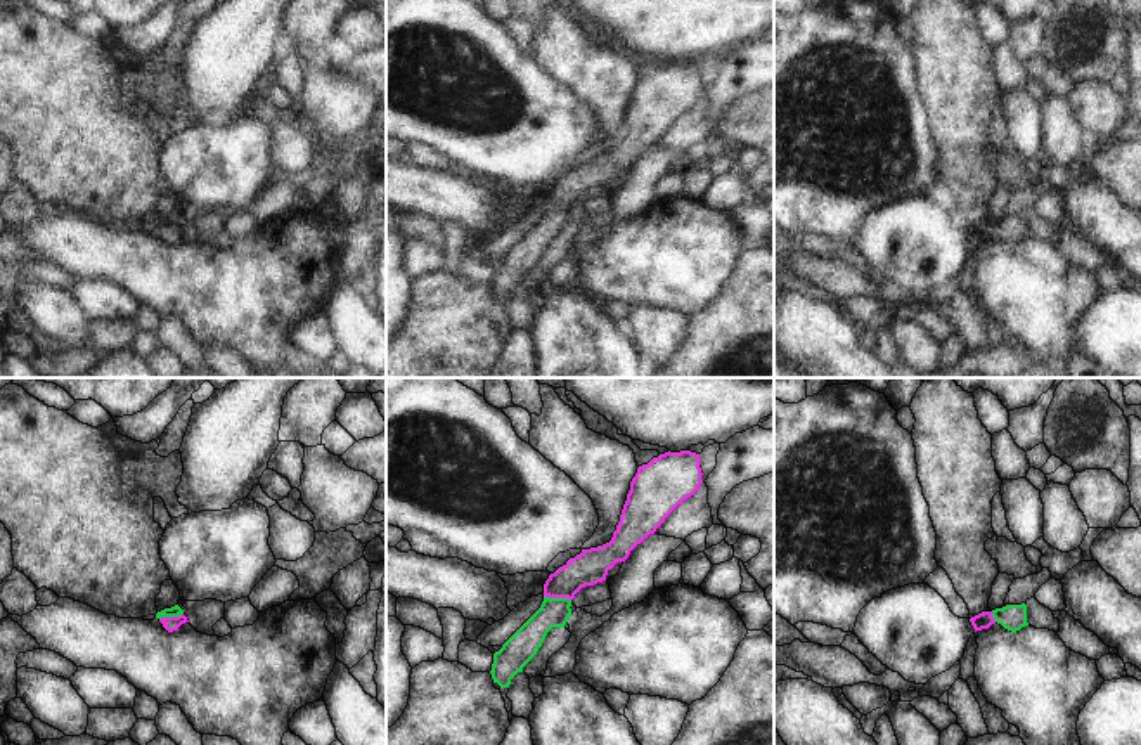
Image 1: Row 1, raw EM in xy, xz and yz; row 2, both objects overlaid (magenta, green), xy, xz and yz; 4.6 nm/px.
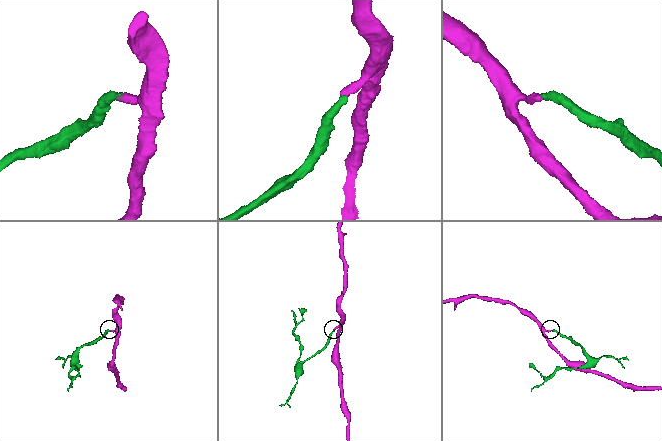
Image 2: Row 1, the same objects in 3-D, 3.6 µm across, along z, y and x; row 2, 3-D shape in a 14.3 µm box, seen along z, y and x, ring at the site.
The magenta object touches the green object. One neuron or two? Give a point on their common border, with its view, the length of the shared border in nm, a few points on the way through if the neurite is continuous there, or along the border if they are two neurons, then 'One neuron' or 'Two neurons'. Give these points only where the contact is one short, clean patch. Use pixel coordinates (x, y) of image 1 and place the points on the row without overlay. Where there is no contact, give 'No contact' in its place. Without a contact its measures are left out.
Touches magenta at xz (558, 208). Shared border 130 nm. Path across: xz (589, 179), (558, 208), (554, 224). One neuron.

